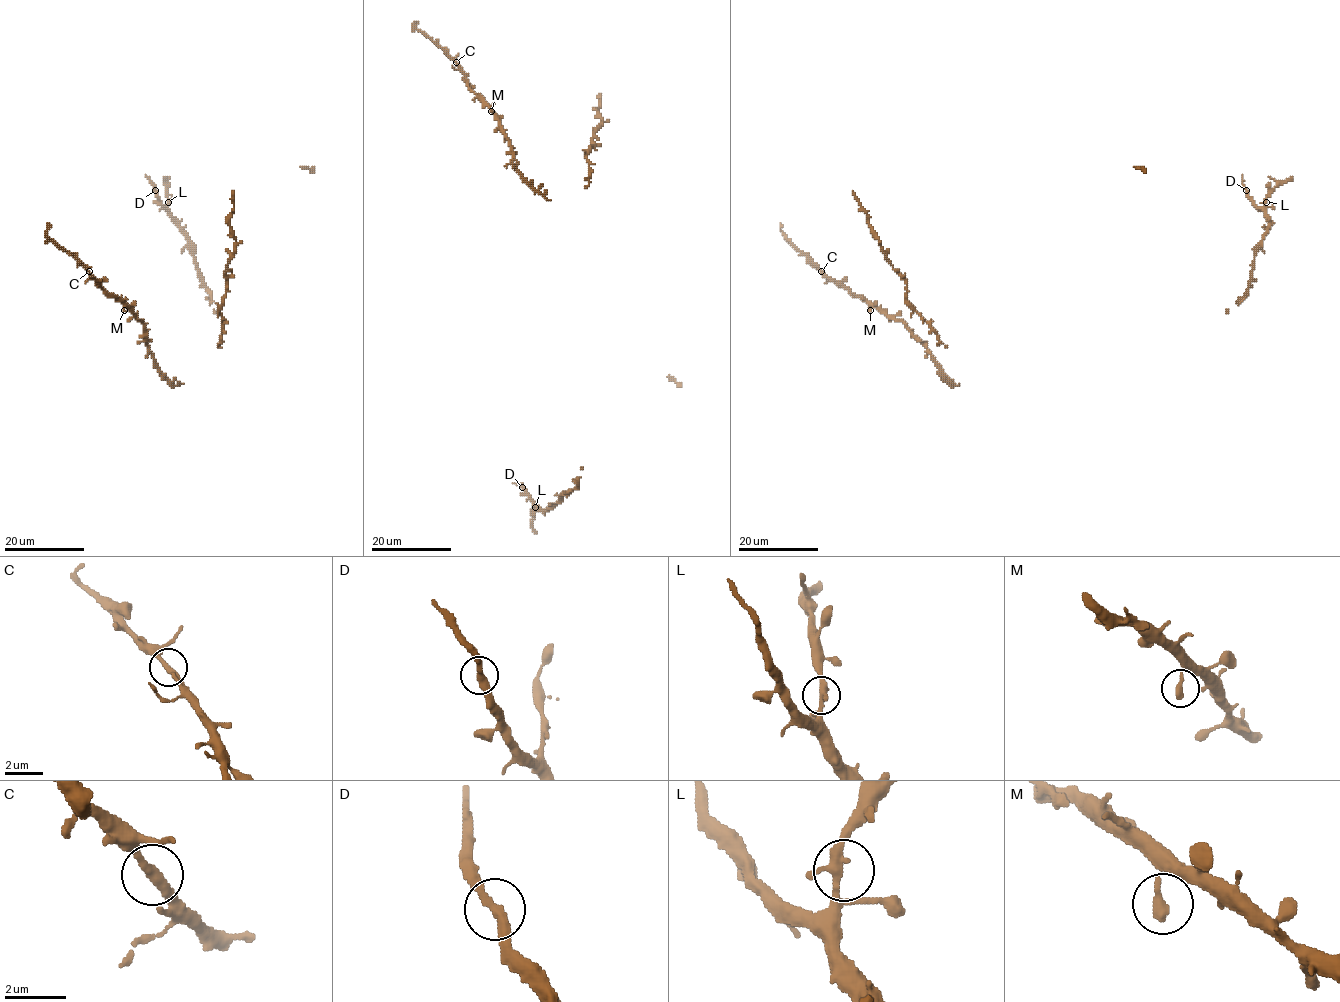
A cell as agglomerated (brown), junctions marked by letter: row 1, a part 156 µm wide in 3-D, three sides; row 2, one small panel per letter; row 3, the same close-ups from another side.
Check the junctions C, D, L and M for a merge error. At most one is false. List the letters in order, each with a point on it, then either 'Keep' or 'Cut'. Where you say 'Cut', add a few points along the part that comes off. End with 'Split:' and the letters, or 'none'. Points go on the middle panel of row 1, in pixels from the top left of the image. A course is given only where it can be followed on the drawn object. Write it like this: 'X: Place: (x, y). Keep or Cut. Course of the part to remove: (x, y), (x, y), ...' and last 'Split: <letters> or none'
C: Place: (456, 62). Keep
D: Place: (522, 487). Keep
L: Place: (535, 507). Keep
M: Place: (491, 111). Keep
Split: none

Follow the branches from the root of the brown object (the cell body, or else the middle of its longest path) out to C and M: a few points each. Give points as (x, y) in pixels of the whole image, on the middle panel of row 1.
C: (546, 200), (517, 170), (512, 161), (512, 145), (502, 126), (493, 111), (470, 88), (467, 77), (456, 62)
M: (546, 200), (517, 170), (512, 161), (512, 145), (491, 111)

